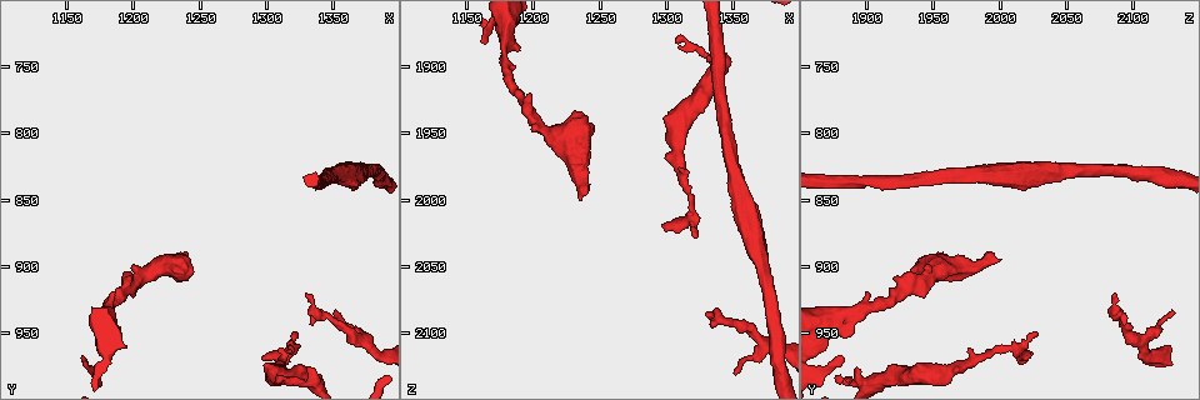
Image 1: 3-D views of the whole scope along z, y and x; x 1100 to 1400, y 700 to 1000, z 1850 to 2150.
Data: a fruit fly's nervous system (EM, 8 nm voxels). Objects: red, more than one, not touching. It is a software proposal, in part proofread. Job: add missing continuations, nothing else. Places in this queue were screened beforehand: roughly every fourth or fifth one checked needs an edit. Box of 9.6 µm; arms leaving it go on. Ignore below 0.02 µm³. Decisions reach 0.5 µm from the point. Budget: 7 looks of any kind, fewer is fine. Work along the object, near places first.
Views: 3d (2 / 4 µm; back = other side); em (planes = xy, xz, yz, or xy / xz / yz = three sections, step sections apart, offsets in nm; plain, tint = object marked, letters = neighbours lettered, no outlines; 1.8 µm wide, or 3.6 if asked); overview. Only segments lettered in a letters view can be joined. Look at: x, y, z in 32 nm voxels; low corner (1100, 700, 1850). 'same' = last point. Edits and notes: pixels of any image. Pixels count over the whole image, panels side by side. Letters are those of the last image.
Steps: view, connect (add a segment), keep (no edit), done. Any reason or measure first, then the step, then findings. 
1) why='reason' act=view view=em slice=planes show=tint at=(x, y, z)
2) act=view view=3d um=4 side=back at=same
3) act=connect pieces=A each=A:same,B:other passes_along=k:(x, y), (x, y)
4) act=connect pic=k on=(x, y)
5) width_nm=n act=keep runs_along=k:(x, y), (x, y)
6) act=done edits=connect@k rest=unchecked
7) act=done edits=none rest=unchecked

why='branch stops here' act=view view=3d um=4 at=(1162, 970, 1880)

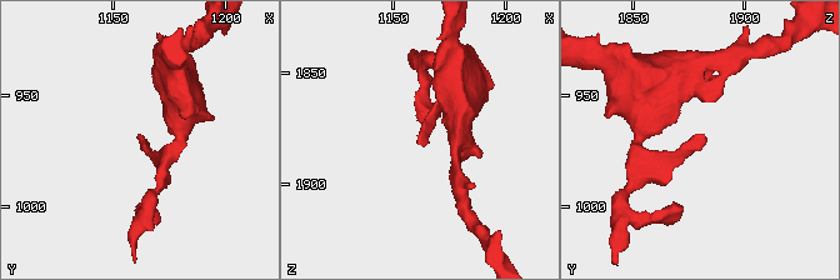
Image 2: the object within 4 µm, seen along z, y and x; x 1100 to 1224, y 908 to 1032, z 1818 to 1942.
act=view view=em slice=planes show=letters at=(1163, 968, 1881)

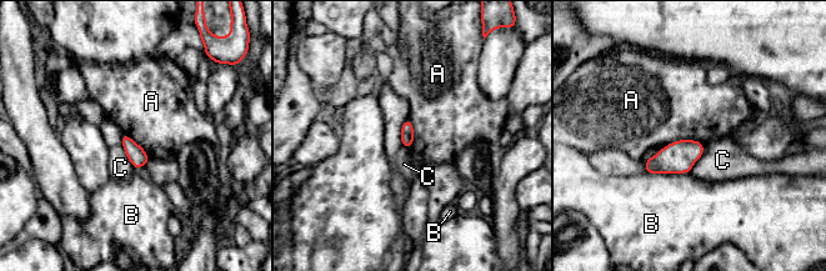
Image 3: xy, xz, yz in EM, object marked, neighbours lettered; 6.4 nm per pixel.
longest_contact=B:280nm act=keep each=A:other,B:other,C:other border=3:(702, 142), (674, 140), (662, 147) found='no lettered segment goes on from it'

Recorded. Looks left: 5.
why='thin end' act=view view=3d um=4 at=(1296, 970, 2020)

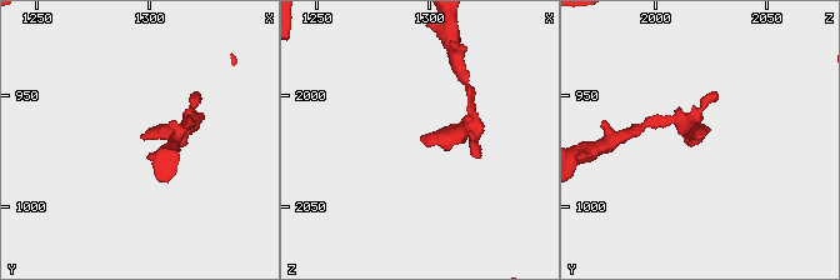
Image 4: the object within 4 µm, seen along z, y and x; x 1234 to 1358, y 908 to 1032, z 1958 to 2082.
act=view view=em slice=planes show=letters at=(1298, 969, 2019)

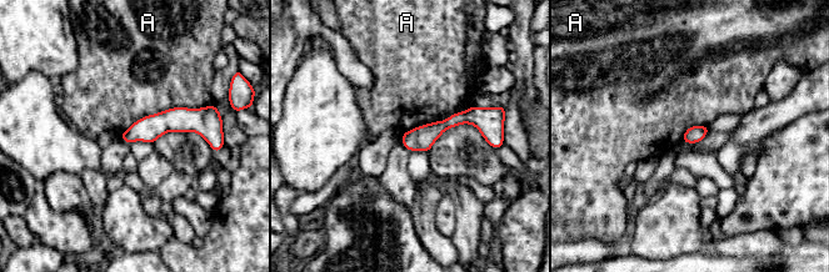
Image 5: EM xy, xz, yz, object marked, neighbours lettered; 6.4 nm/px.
act=keep each=A:other runs_along=5:(485, 131), (455, 119), (404, 140) found='none of them fits'

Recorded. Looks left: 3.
why='thin end' act=view view=3d um=4 at=(1328, 924, 2084)

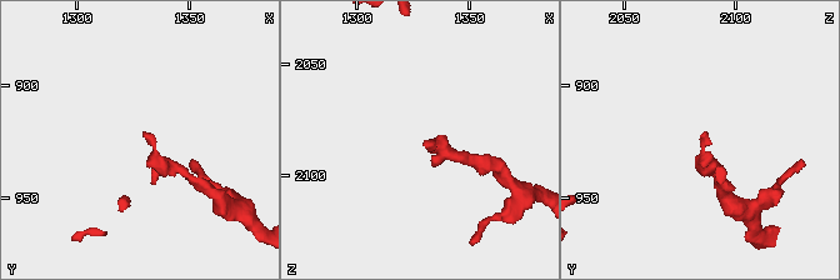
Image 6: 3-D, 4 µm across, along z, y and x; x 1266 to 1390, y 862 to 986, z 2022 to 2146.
why='shape alone is not enough' act=view view=em slice=yz step=8 show=letters at=(1331, 920, 2085)

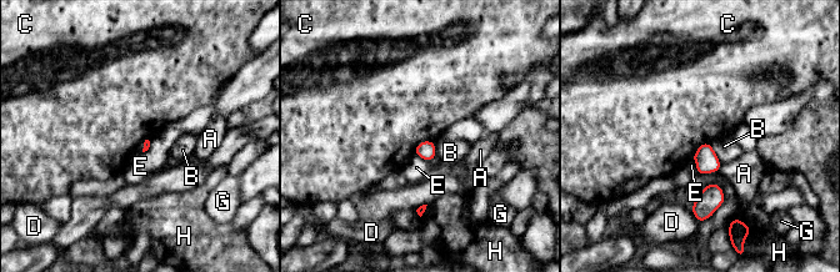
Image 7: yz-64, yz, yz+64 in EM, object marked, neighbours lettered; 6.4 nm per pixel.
act=keep each=A:other,B:other,C:other,D:other,E:other,G:other,H:other border=7:(433, 140), (423, 140), (414, 152) found='no lettered segment goes on from it'

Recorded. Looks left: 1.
act=done edits=none rest=unchecked

